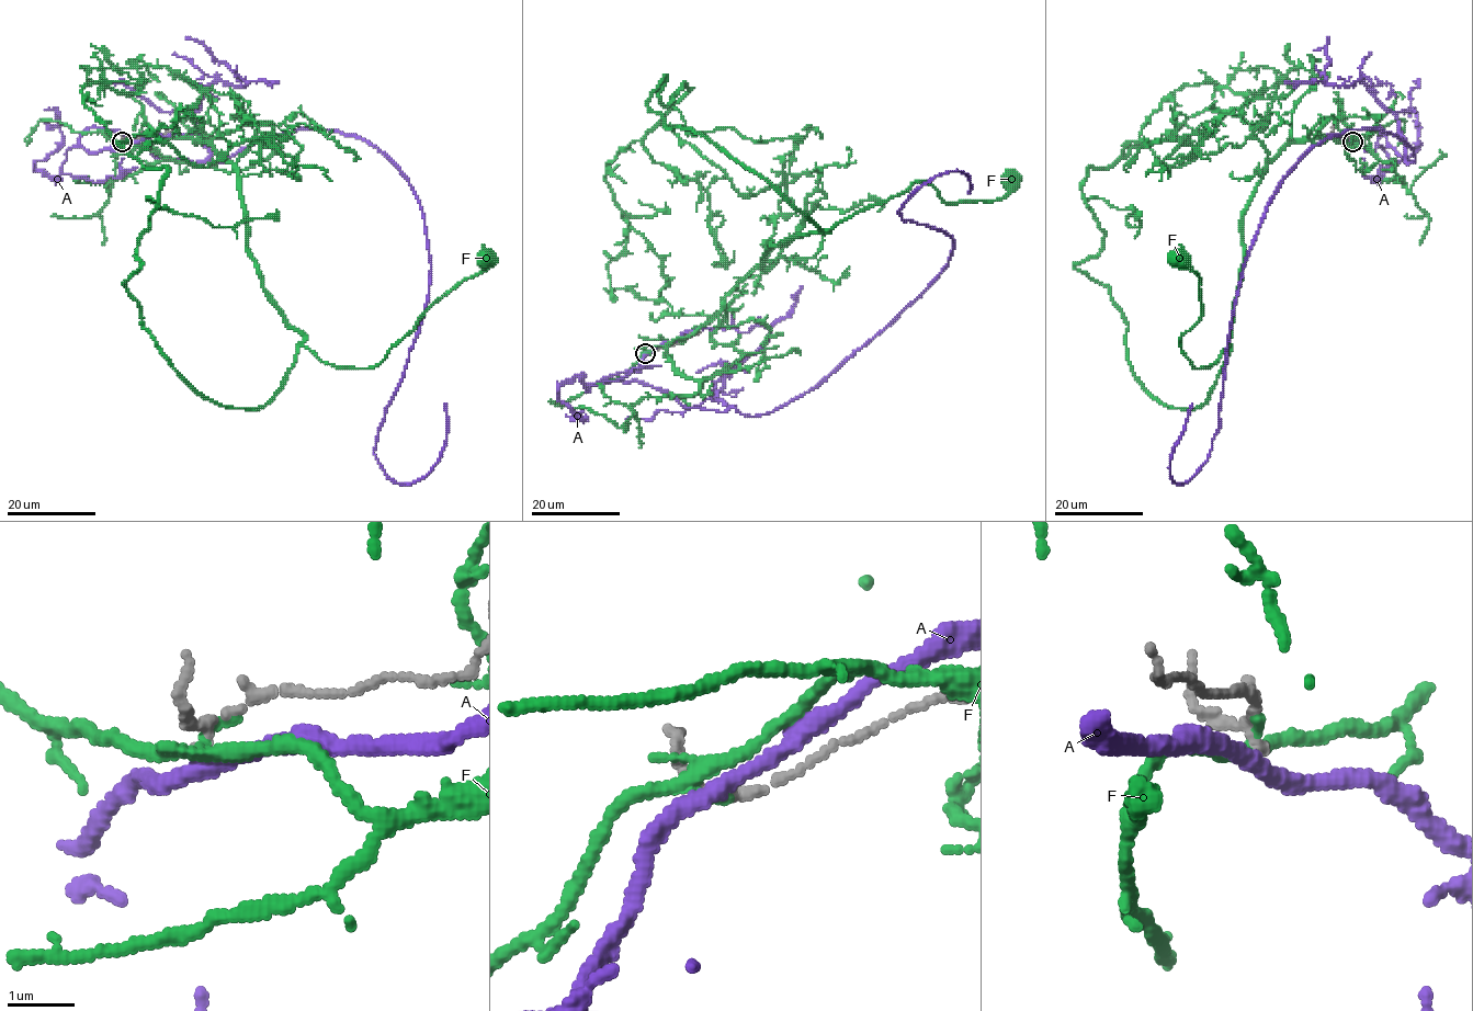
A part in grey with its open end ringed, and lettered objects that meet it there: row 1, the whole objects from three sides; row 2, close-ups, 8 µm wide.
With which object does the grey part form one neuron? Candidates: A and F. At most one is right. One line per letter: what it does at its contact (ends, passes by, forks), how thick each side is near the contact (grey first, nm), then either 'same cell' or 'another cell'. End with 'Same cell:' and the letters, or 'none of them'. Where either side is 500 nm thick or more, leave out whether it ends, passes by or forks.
A: it passes by; 110 nm thick on the grey side, 260 nm on the other; another cell
F: it passes by; 140 nm thick on the grey side, 200 nm on the other; another cell
Same cell: none of them

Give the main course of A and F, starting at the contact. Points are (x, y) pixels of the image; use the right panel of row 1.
A: (1352, 142), (1372, 152), (1378, 126), (1415, 160), (1352, 128), (1284, 178), (1210, 453), (1176, 484), (1192, 402)
F: (1351, 139), (1291, 140), (1265, 166), (1228, 345), (1209, 366), (1179, 344), (1201, 313), (1180, 260)

